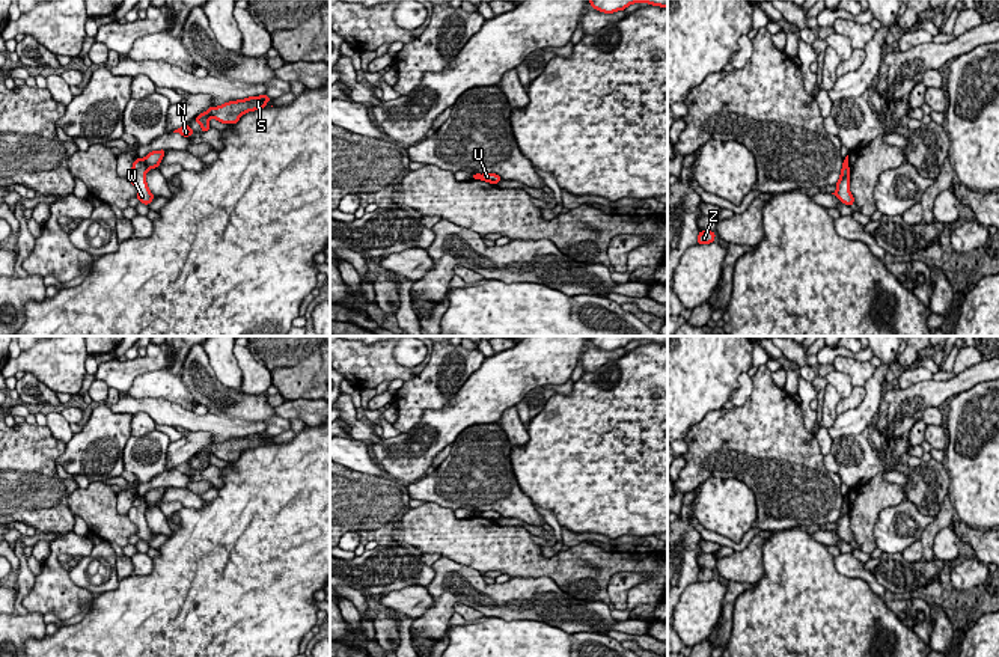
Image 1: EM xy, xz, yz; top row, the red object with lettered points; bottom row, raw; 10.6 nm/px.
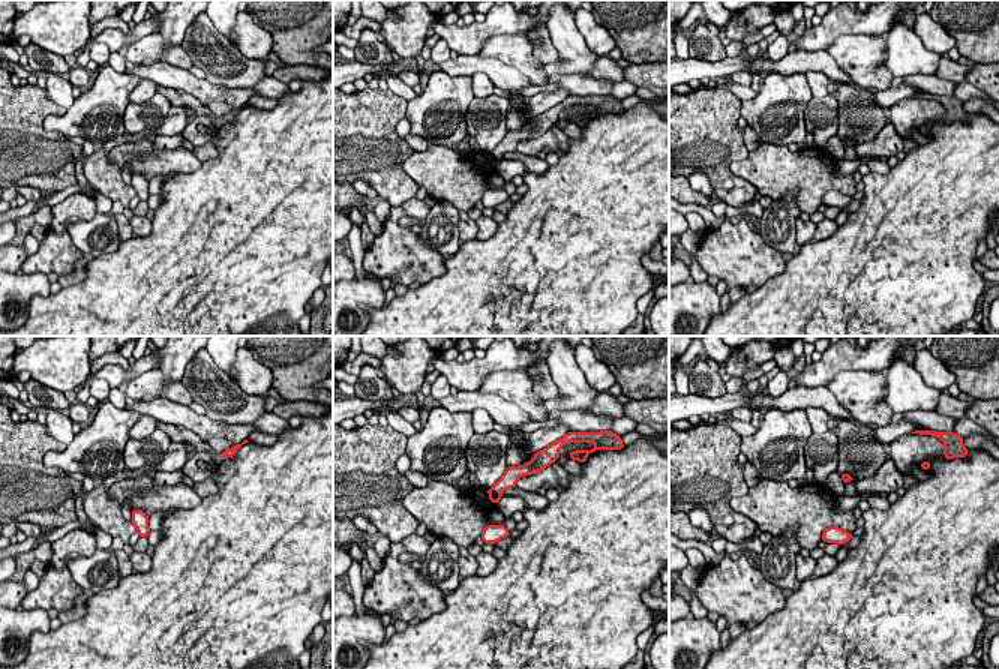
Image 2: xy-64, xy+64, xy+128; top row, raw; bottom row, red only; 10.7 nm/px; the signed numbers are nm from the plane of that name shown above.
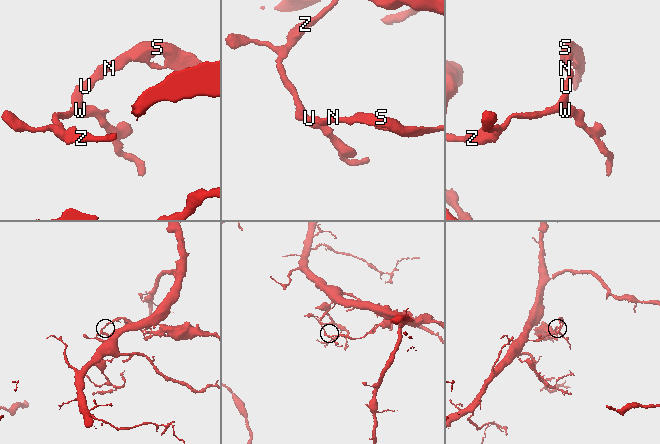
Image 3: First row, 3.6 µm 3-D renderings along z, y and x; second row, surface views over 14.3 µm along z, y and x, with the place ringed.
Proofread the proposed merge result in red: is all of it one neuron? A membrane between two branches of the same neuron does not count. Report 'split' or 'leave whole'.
split

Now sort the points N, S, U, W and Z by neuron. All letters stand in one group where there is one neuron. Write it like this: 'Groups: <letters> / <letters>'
Groups: N S U / W Z

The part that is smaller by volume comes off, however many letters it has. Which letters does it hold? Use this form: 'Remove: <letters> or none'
Remove: N, S, U

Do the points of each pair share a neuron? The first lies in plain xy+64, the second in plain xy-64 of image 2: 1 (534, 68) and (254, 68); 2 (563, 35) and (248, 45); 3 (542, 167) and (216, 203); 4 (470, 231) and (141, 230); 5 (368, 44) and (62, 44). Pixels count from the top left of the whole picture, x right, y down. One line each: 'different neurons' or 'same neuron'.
1: different neurons
2: different neurons
3: different neurons
4: different neurons
5: different neurons

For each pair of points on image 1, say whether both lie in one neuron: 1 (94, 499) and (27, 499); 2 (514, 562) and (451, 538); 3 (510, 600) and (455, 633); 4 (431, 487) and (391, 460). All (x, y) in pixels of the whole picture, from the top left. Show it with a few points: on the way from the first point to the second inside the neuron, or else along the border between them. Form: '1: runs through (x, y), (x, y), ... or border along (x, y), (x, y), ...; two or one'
1: border along (79, 487), (68, 498), (68, 508), (73, 514); two
2: runs through (499, 549), (466, 541); one
3: border along (487, 617), (523, 618); two
4: border along (422, 476), (407, 485); two

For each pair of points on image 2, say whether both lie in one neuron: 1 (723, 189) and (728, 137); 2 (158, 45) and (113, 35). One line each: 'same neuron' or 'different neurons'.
1: same neuron
2: different neurons

